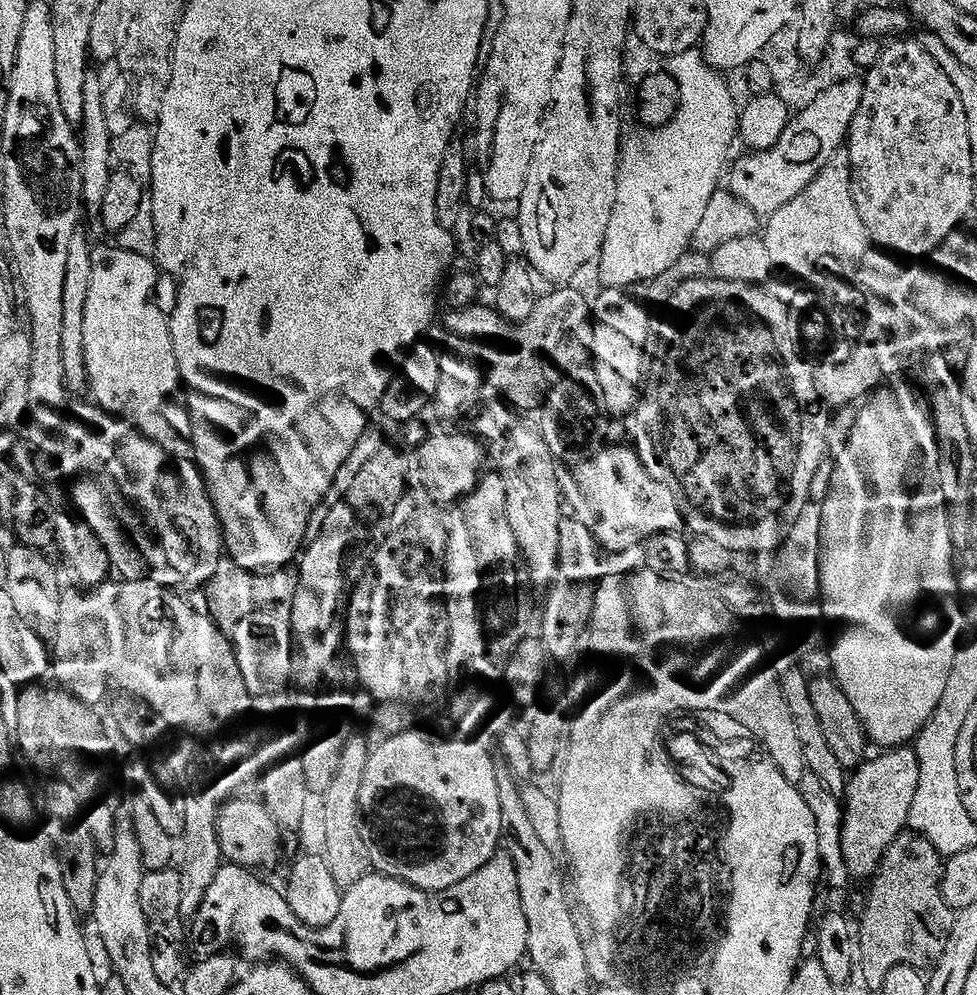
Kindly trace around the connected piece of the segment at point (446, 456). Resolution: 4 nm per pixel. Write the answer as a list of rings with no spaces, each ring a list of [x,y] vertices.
[[[452,432],[449,436],[432,436],[410,452],[410,472],[415,483],[428,489],[441,502],[456,502],[471,494],[480,485],[485,471],[485,445],[477,437],[461,432]]]

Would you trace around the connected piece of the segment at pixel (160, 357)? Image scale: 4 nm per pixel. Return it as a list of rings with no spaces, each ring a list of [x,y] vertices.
[[[112,244],[93,247],[94,278],[90,278],[90,294],[86,297],[84,338],[86,341],[86,370],[90,396],[96,407],[124,420],[138,429],[147,440],[154,441],[177,460],[187,460],[192,451],[192,419],[187,403],[179,400],[182,381],[178,358],[174,358],[174,342],[166,312],[156,305],[156,276],[158,268],[149,257],[134,254]]]

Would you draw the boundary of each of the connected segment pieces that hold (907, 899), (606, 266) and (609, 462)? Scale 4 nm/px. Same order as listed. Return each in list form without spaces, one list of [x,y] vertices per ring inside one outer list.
[[[906,830],[886,850],[884,861],[871,881],[868,909],[864,921],[859,921],[860,959],[863,967],[872,968],[880,960],[881,973],[905,964],[911,968],[928,970],[942,958],[954,913],[946,906],[942,881],[945,861],[930,842],[916,832]]]
[[[691,48],[690,50],[683,51],[682,54],[667,57],[664,70],[670,73],[675,78],[675,81],[678,82],[680,108],[675,112],[674,118],[662,127],[654,129],[638,128],[638,131],[630,135],[627,133],[623,139],[620,154],[620,175],[616,178],[616,201],[614,202],[614,210],[610,214],[610,226],[606,230],[604,245],[598,257],[600,280],[604,288],[635,288],[647,285],[649,281],[658,278],[660,274],[669,270],[670,266],[673,266],[674,262],[678,261],[678,258],[682,258],[684,254],[689,252],[692,248],[694,230],[698,230],[702,217],[706,215],[706,202],[710,202],[710,198],[721,187],[720,175],[723,172],[725,175],[726,165],[730,160],[727,154],[728,149],[730,149],[730,142],[733,142],[738,137],[740,131],[741,109],[734,98],[732,98],[732,94],[730,94],[730,88],[727,85],[725,75],[705,62],[704,53],[701,49]]]
[[[605,446],[586,462],[571,465],[569,472],[572,473],[569,476],[567,473],[562,480],[563,499],[567,507],[568,504],[572,507],[571,515],[580,520],[582,526],[586,526],[586,530],[590,530],[590,534],[594,534],[596,541],[606,550],[625,552],[634,546],[644,544],[652,535],[663,532],[679,533],[685,527],[686,521],[677,493],[663,479],[648,473],[635,447]]]

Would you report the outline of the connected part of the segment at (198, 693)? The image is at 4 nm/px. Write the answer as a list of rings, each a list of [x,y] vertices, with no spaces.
[[[112,578],[103,584],[96,585],[91,590],[81,590],[79,587],[72,586],[64,590],[61,594],[62,607],[59,609],[59,623],[55,639],[50,644],[50,672],[61,684],[63,691],[67,695],[75,696],[83,704],[100,706],[104,700],[104,695],[113,688],[113,693],[137,696],[139,700],[145,700],[162,718],[166,718],[169,729],[176,730],[181,728],[184,734],[191,734],[196,738],[208,738],[204,736],[216,736],[219,732],[227,730],[231,724],[236,724],[244,715],[252,712],[252,699],[246,678],[238,666],[238,658],[231,639],[212,620],[211,616],[205,614],[199,608],[193,608],[187,599],[184,600],[179,591],[163,588],[149,580],[125,580],[123,578]]]

